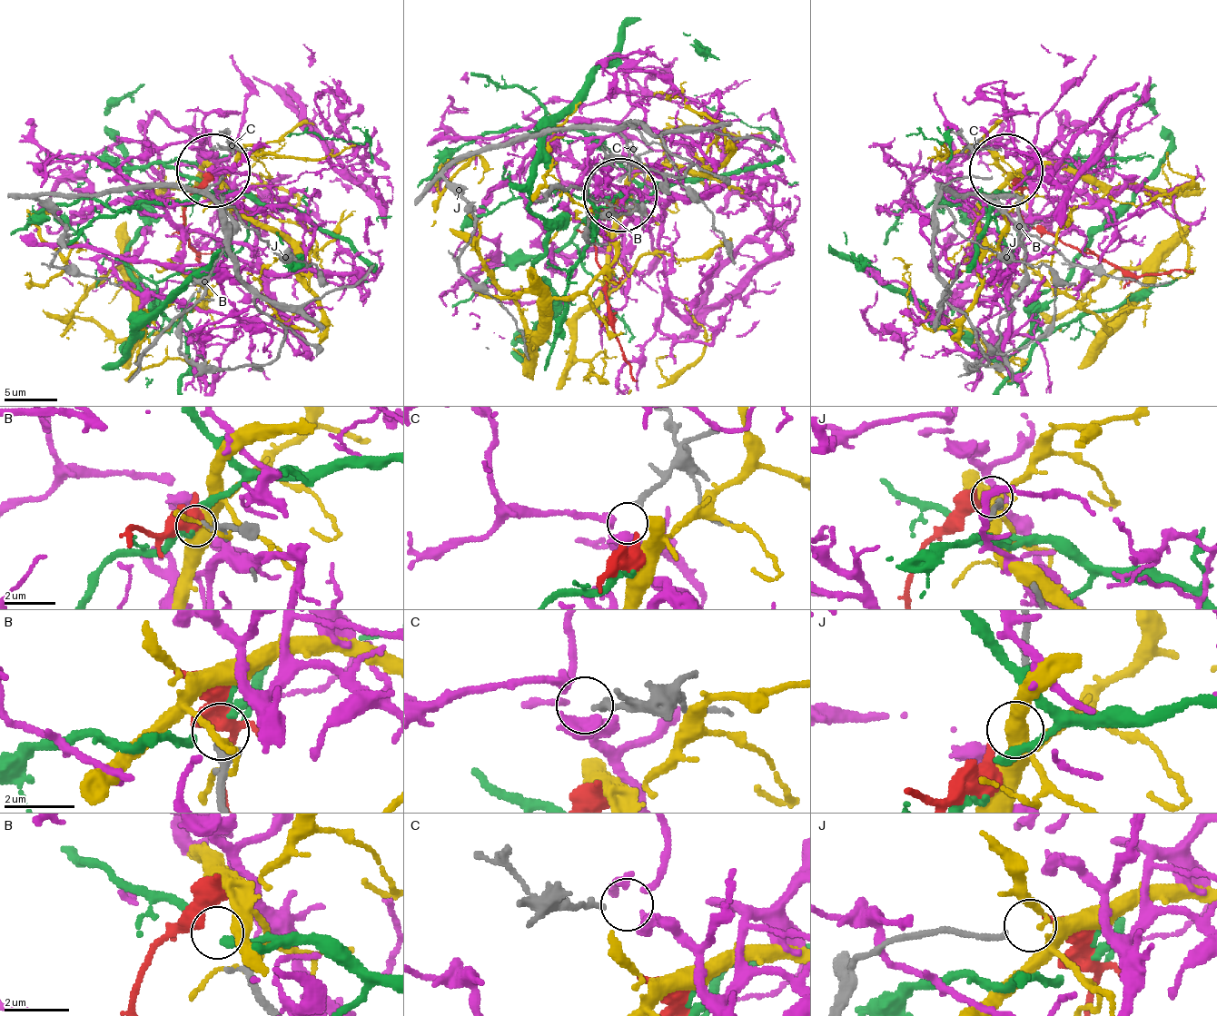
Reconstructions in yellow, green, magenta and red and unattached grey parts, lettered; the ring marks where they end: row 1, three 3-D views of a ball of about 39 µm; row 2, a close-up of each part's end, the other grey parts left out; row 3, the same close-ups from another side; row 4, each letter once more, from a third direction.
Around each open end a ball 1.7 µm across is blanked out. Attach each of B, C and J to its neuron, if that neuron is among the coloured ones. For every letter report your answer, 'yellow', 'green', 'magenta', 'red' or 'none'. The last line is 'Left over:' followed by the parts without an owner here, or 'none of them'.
B: none
C: magenta
J: red
Left over: B

